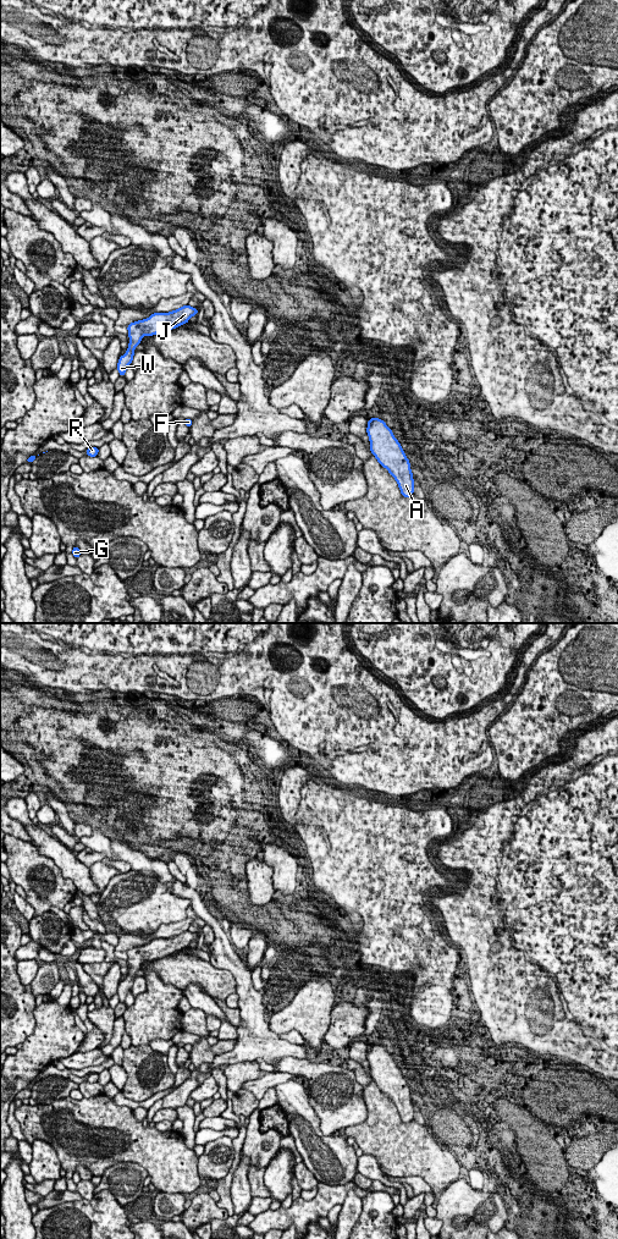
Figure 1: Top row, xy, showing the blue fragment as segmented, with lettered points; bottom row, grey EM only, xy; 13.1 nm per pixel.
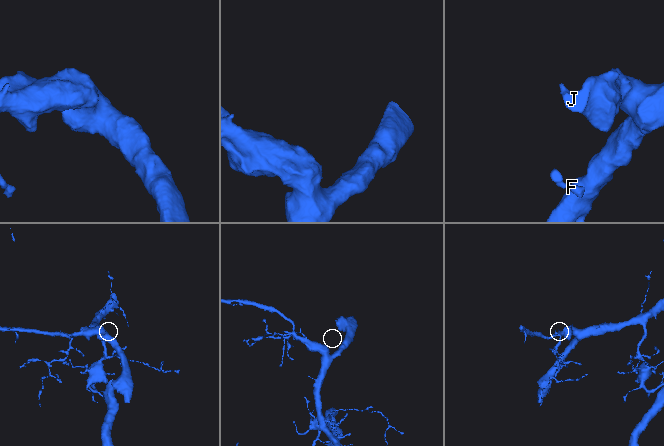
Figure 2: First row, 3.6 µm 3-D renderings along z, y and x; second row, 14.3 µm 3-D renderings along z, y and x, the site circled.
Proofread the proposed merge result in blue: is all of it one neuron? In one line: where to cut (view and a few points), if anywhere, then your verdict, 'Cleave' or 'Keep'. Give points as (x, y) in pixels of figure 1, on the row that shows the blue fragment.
No split. Keep

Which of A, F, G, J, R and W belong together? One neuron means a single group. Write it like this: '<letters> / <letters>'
A F G J R W

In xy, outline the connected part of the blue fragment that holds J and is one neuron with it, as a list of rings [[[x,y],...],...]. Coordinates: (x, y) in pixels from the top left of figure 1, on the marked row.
[[[183,305],[180,309],[169,313],[154,313],[149,318],[128,324],[128,342],[127,352],[118,358],[117,370],[120,376],[125,376],[126,369],[131,365],[134,356],[134,348],[142,342],[143,336],[153,336],[167,330],[176,329],[198,314],[198,309],[191,305]]]

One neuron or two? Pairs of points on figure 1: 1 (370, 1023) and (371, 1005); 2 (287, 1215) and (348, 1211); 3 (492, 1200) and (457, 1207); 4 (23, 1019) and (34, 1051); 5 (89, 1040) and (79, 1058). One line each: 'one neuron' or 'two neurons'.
1: one neuron
2: two neurons
3: one neuron
4: two neurons
5: two neurons

